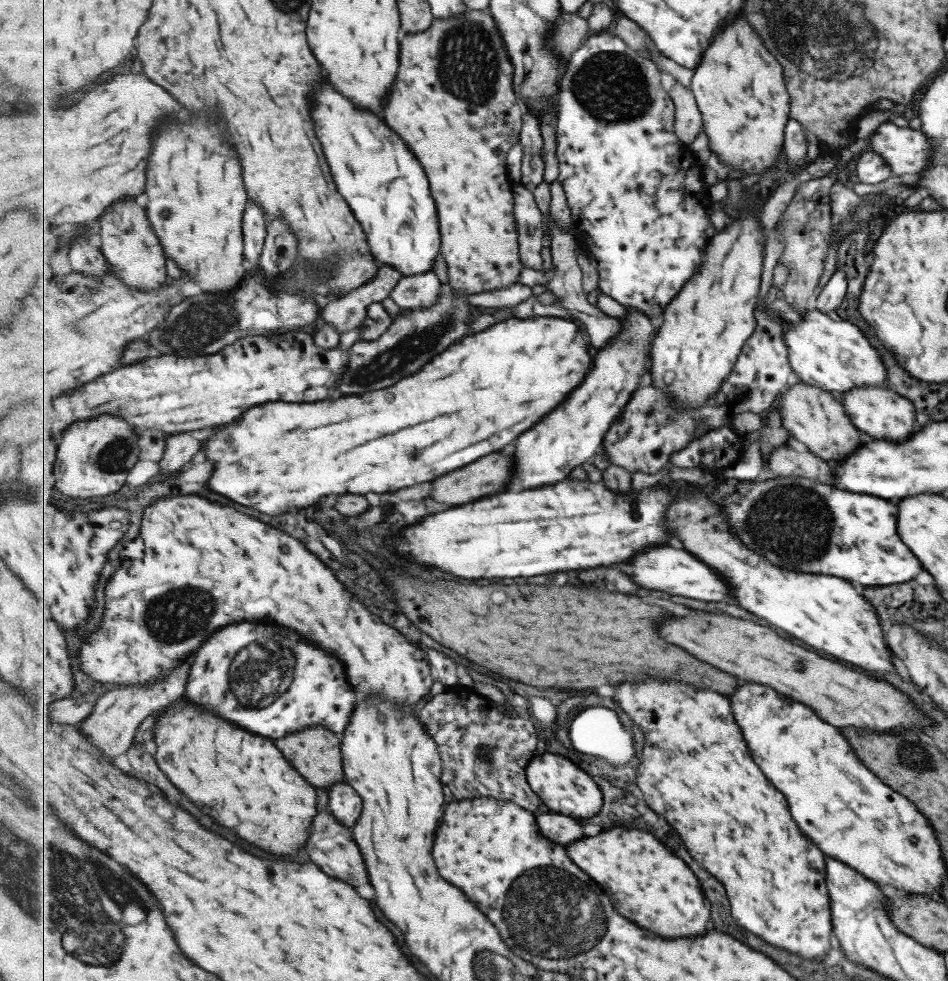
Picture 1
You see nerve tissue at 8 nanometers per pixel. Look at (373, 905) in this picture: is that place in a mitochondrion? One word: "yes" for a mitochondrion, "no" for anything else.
no

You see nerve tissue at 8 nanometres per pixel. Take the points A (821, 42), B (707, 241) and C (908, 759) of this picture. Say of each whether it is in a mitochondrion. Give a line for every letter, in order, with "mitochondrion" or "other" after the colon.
A: mitochondrion
B: other
C: mitochondrion

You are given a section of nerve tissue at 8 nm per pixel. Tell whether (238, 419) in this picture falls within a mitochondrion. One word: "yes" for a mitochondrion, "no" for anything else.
no

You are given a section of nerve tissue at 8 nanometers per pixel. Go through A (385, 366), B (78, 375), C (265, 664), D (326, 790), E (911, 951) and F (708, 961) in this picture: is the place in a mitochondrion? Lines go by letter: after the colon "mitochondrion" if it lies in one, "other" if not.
A: mitochondrion
B: other
C: mitochondrion
D: other
E: other
F: other

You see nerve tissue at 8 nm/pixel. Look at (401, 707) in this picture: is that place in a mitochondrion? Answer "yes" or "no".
no

